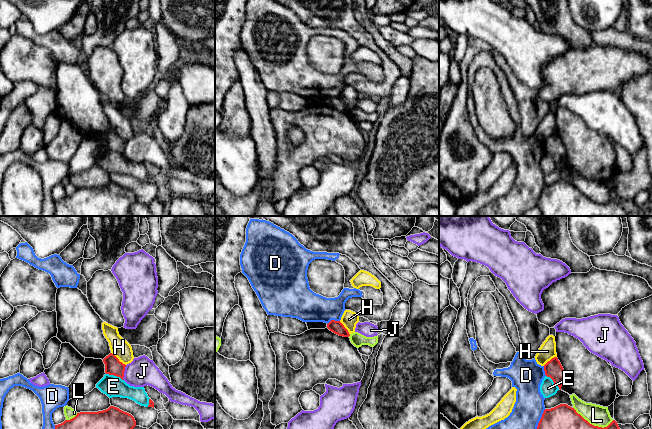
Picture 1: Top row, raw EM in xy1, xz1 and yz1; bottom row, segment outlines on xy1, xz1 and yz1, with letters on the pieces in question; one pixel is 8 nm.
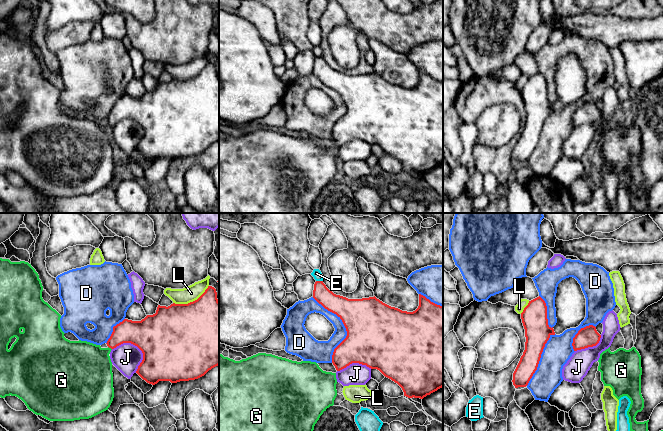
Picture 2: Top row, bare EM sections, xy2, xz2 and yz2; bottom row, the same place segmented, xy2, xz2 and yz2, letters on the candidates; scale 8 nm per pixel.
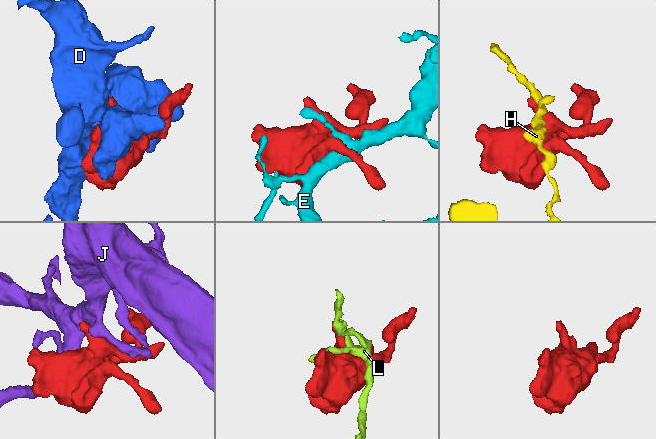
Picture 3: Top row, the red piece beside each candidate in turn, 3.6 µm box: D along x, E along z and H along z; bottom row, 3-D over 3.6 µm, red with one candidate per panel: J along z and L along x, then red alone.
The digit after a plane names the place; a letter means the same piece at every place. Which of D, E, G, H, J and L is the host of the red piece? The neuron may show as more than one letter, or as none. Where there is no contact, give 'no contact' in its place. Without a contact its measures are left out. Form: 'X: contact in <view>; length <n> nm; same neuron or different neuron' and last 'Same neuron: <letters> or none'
D: contact in xz2; length 550 nm; different neuron
E: contact in xy1; length 160 nm; different neuron
G: contact in xy2; length 40 nm; same neuron
H: contact in xy1; length 160 nm; different neuron
J: contact in xy2; length 280 nm; different neuron
L: contact in yz1; length 340 nm; different neuron
Same neuron: G

